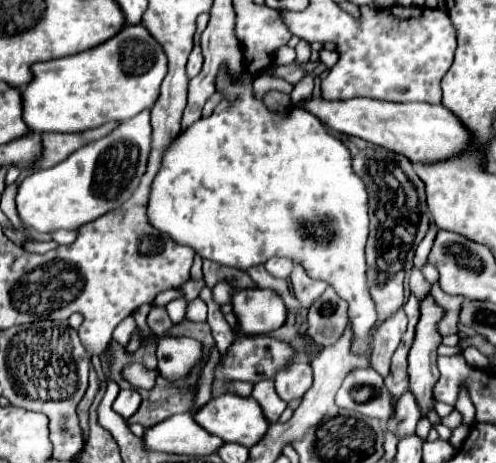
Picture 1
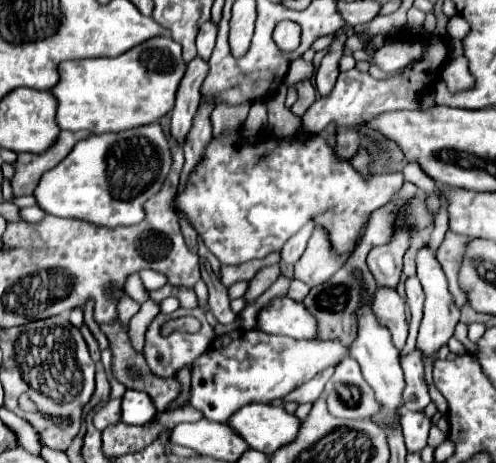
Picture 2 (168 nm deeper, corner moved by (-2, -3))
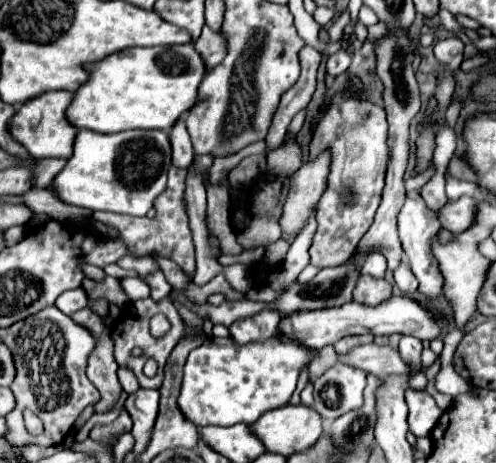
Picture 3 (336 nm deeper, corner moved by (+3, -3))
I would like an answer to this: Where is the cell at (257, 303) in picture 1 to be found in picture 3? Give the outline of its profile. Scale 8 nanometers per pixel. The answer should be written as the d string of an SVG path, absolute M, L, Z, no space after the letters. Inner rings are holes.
M390 297L388 301L376 305L376 307L366 307L360 303L346 303L342 307L332 307L332 309L318 309L318 311L294 311L288 313L280 319L280 335L286 335L310 349L322 349L326 345L332 345L334 341L346 337L346 335L358 335L358 333L372 333L372 335L392 335L392 333L402 333L402 335L412 335L418 337L420 341L428 339L432 341L438 337L440 329L444 327L444 321L438 319L436 315L428 313L424 307L420 307L414 299L410 297Z

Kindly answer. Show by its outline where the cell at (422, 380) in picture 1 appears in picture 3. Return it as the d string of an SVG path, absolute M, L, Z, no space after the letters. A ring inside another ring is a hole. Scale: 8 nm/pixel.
M410 191L406 193L406 201L400 209L400 215L398 215L398 229L400 229L400 241L402 241L402 247L404 247L404 253L410 261L410 267L412 267L412 273L416 275L418 283L420 283L420 293L422 297L426 299L426 303L436 303L438 297L442 295L442 273L438 269L438 261L434 261L434 253L430 253L430 245L440 229L440 221L436 217L434 211L430 211L424 203L424 199L420 197L418 191Z

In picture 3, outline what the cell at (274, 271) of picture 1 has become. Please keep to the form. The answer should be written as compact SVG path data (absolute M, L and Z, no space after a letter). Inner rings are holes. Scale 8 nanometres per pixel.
M322 152L314 161L306 161L292 177L290 191L280 217L280 227L286 237L296 237L314 215L316 205L326 189L331 155Z

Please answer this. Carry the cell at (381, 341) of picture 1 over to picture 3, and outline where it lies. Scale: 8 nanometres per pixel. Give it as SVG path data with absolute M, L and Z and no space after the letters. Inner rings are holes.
M360 275L358 285L354 289L354 301L362 305L380 305L382 301L390 299L392 285L384 279L376 279L370 275Z

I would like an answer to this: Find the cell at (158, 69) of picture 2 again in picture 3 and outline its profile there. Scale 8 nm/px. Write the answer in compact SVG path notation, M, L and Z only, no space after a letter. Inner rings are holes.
M194 45L132 47L82 67L88 73L88 81L74 91L72 105L66 109L66 119L76 129L84 127L96 133L128 129L170 131L176 119L194 107L198 85L206 75L206 67L194 51Z

